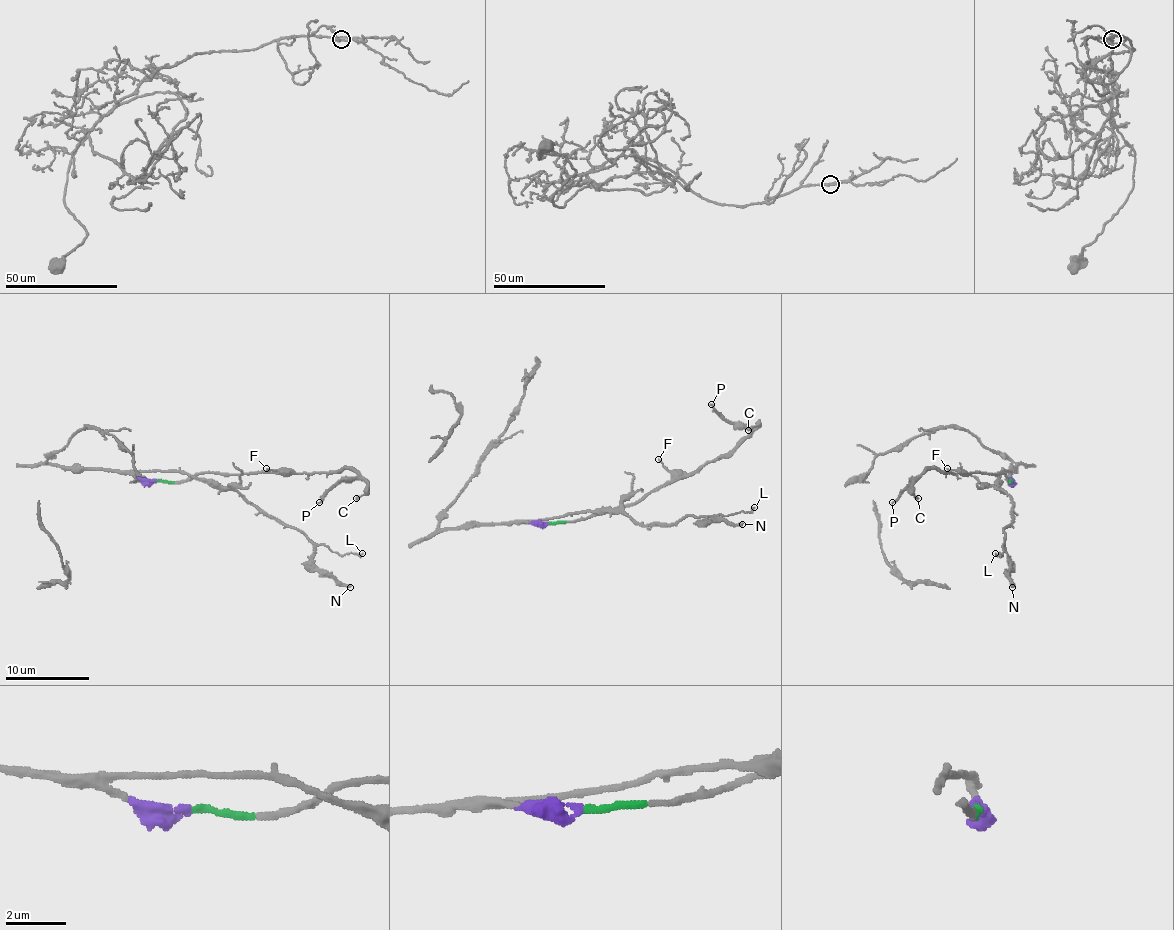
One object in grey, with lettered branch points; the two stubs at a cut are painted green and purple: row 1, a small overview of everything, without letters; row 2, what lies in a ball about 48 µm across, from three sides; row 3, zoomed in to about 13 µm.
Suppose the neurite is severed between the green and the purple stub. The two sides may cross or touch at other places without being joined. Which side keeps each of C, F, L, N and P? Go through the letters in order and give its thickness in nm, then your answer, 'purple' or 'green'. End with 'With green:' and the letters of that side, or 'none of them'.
C: 150 nm | green
F: 110 nm | green
L: 150 nm | purple
N: 220 nm | purple
P: 150 nm | green
With green: C, F, P

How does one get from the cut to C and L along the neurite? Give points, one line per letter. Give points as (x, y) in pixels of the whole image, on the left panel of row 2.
C: (156, 480), (186, 482), (200, 473), (333, 473), (352, 469), (367, 484), (365, 492), (356, 499)
L: (156, 480), (139, 480), (133, 473), (179, 471), (213, 480), (238, 490), (312, 543), (342, 555), (363, 553)

